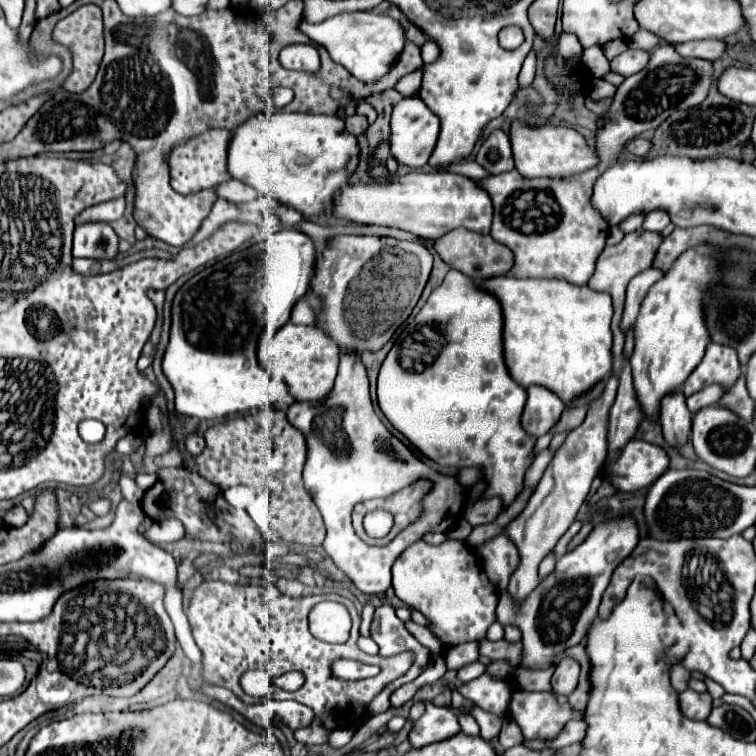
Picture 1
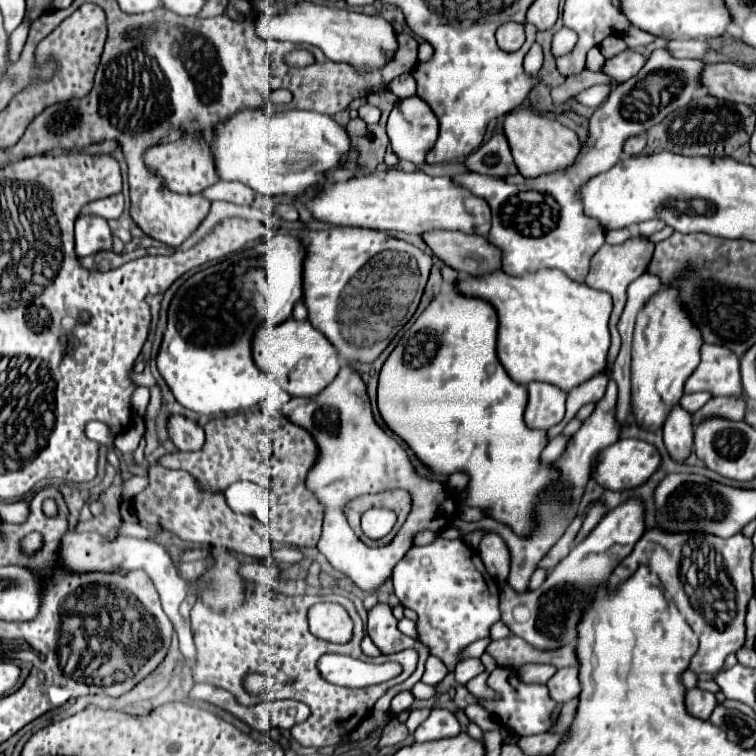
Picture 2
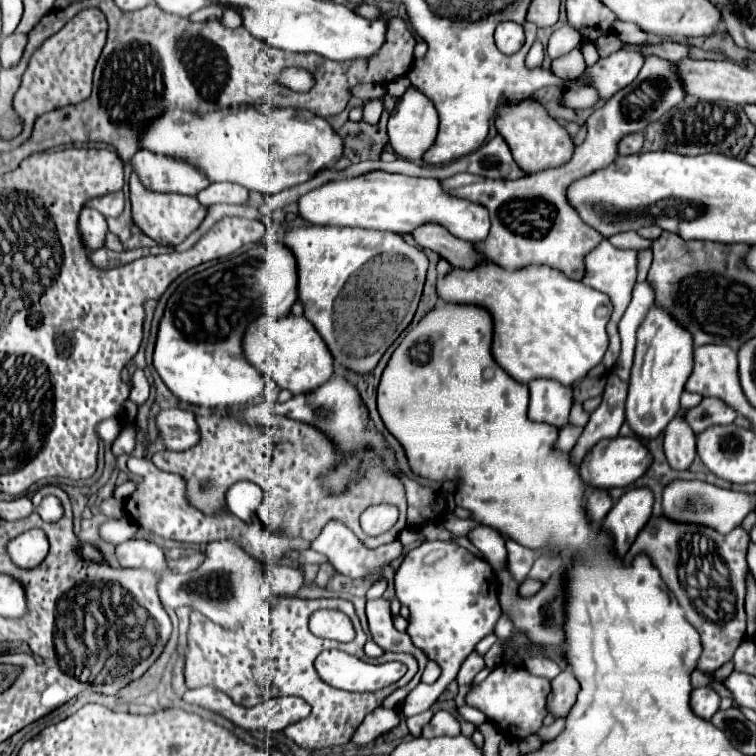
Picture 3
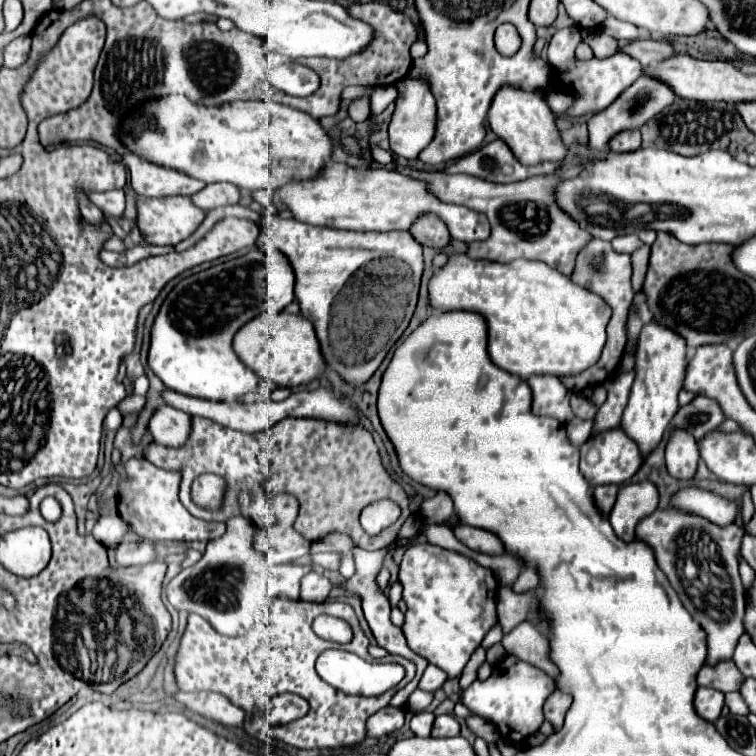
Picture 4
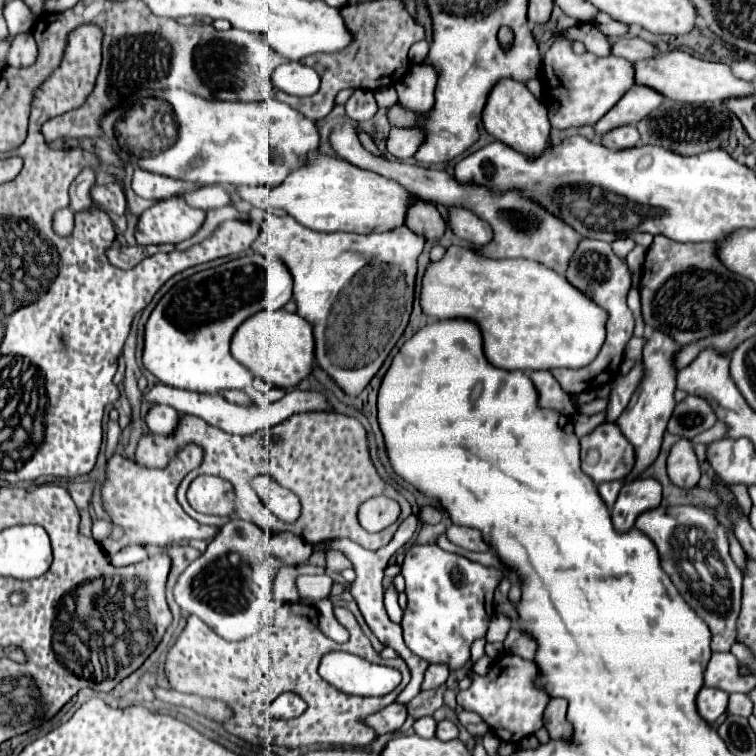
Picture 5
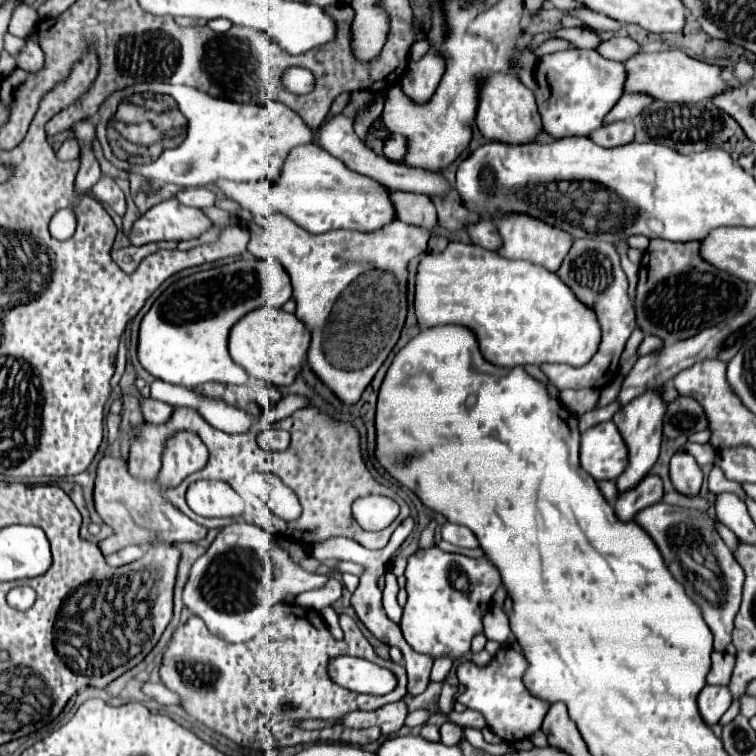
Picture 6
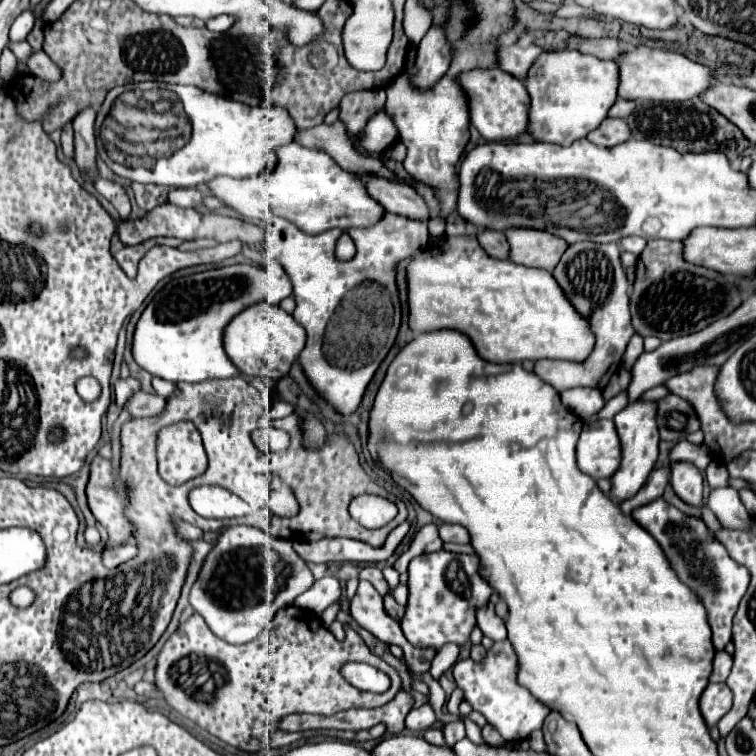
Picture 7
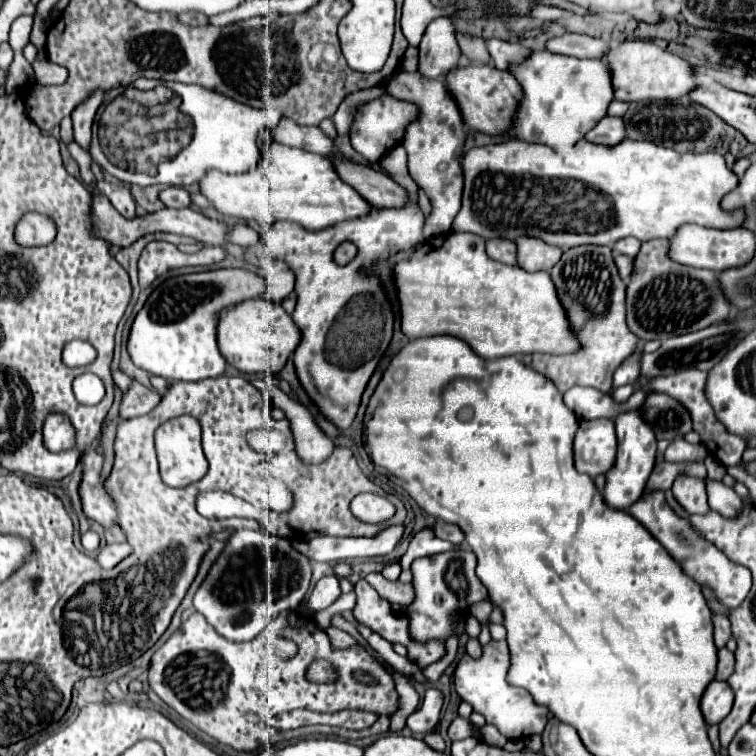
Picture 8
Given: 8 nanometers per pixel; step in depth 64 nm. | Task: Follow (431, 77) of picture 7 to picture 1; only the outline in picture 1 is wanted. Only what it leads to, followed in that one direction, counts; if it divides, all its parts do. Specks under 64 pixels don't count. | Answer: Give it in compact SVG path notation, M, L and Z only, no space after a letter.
M402 98L394 110L392 110L392 118L390 118L390 150L392 156L400 162L406 164L410 168L422 168L434 146L438 140L438 130L440 130L440 120L438 116L420 100L420 98Z

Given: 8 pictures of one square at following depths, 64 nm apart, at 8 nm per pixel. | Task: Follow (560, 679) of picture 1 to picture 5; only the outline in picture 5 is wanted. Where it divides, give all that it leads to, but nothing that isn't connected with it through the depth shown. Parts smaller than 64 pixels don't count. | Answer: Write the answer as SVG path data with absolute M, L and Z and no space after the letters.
M552 698L544 712L544 728L552 740L572 740L572 726L566 720L568 702L562 698Z

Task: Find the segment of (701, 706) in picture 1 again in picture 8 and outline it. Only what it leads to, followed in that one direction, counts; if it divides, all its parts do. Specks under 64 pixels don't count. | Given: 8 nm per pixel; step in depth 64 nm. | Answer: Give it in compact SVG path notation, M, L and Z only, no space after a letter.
M714 680L708 684L704 696L702 696L702 714L706 718L706 724L720 724L732 710L734 704L734 692L726 682Z

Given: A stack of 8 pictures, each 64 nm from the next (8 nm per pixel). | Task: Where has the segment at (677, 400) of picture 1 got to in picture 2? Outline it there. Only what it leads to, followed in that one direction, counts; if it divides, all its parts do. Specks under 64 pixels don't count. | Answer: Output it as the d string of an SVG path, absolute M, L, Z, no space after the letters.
M676 406L664 424L664 446L674 462L684 462L692 454L694 426L692 416Z

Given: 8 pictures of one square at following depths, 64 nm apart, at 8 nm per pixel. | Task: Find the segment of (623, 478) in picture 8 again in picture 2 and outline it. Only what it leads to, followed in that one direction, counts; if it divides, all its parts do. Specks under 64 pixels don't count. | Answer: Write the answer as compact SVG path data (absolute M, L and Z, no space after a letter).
M662 288L648 300L640 320L636 322L632 344L632 416L642 430L658 430L664 426L670 410L684 394L684 382L700 362L700 332L676 304L676 296Z

